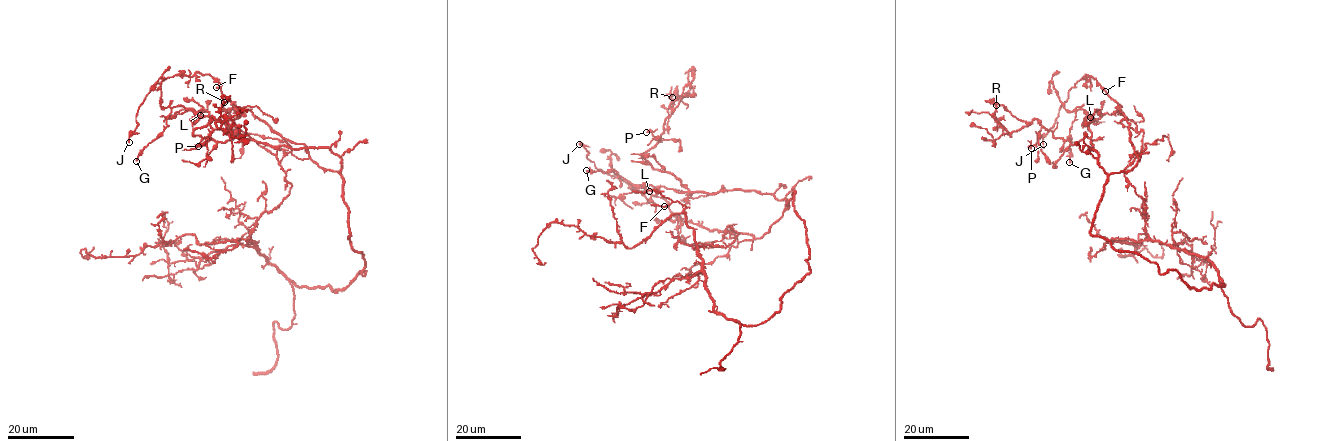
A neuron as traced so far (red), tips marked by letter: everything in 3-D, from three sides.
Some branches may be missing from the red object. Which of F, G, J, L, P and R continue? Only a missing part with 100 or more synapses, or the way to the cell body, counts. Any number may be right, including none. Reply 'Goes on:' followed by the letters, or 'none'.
Goes on: none

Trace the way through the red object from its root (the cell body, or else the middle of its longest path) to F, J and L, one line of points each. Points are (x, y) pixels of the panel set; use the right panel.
F: (1135, 153), (1134, 155), (1140, 154), (1139, 161), (1129, 141), (1129, 125), (1125, 116), (1105, 91)
J: (1135, 153), (1139, 161), (1125, 116), (1091, 76), (1068, 91), (1043, 144)
L: (1135, 153), (1141, 157), (1129, 170), (1108, 174), (1099, 154), (1089, 150), (1091, 131), (1084, 119), (1090, 117)

